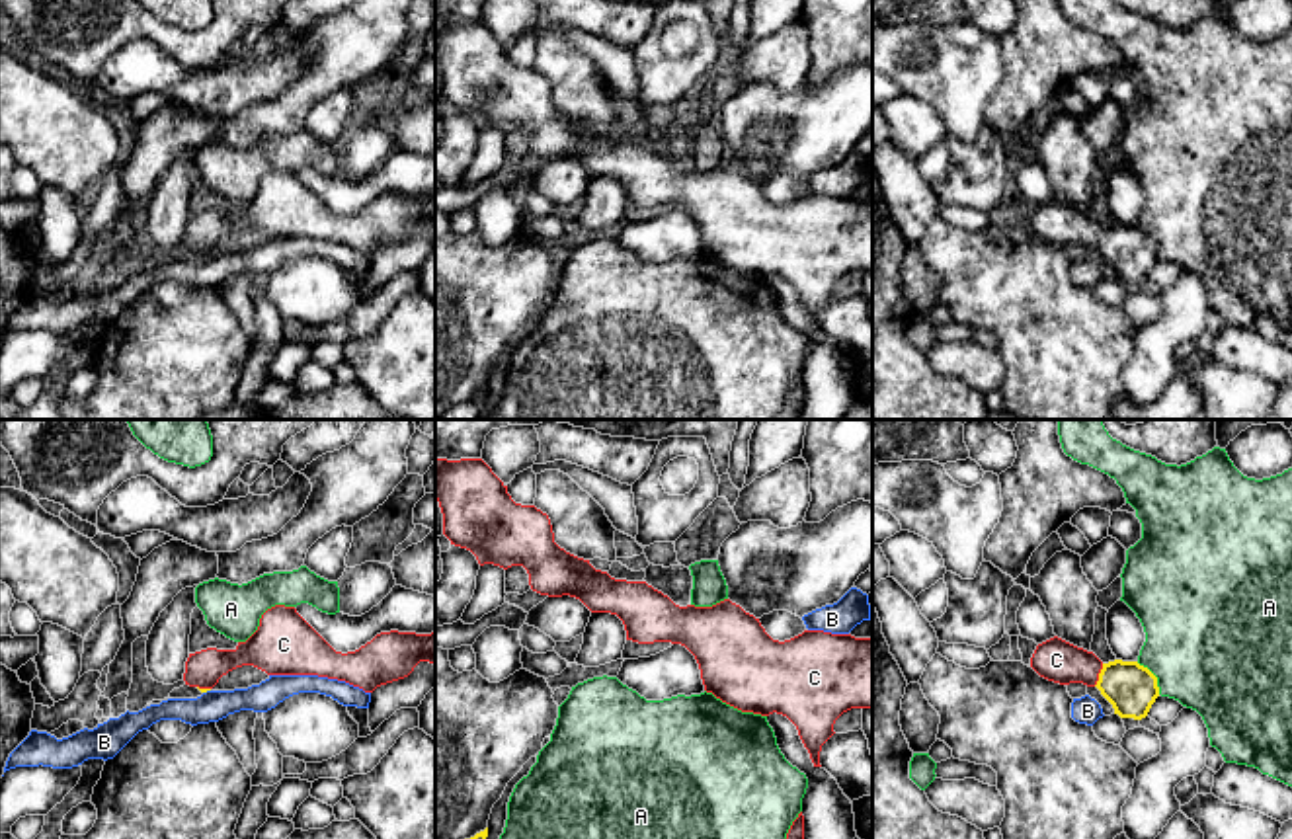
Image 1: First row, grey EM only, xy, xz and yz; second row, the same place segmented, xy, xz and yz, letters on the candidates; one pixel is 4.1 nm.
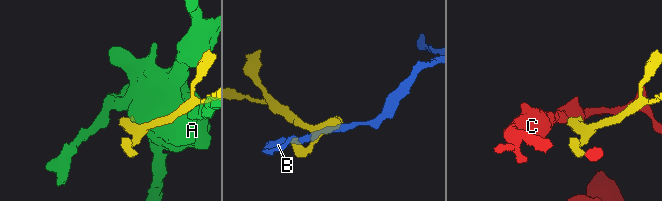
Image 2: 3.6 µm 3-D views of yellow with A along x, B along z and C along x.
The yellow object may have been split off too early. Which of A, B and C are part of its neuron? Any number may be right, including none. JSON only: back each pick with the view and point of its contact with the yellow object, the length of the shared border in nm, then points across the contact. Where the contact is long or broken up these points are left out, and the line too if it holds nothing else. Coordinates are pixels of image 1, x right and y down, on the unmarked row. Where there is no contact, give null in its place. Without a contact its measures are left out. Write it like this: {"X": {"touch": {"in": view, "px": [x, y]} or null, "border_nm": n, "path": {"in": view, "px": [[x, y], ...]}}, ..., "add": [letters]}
{"C": {"touch": {"in": "yz", "px": [1099, 239]}, "border_nm": 100, "path": {"in": "yz", "px": [[1130, 250], [1099, 239], [1084, 229], [1056, 223]]}}, "add": ["C"]}

